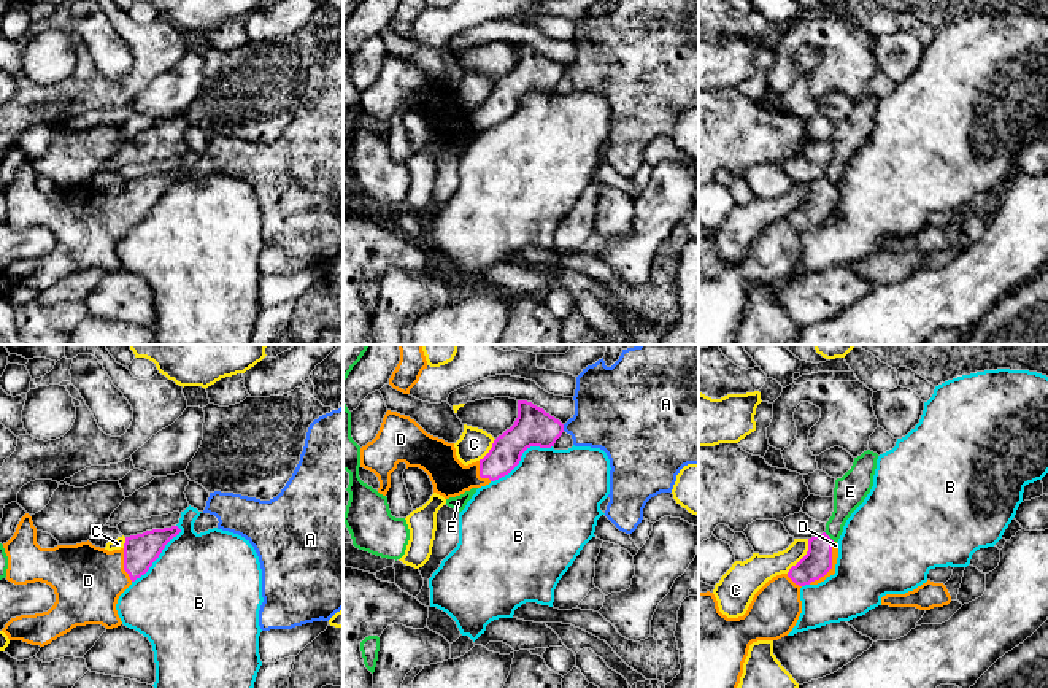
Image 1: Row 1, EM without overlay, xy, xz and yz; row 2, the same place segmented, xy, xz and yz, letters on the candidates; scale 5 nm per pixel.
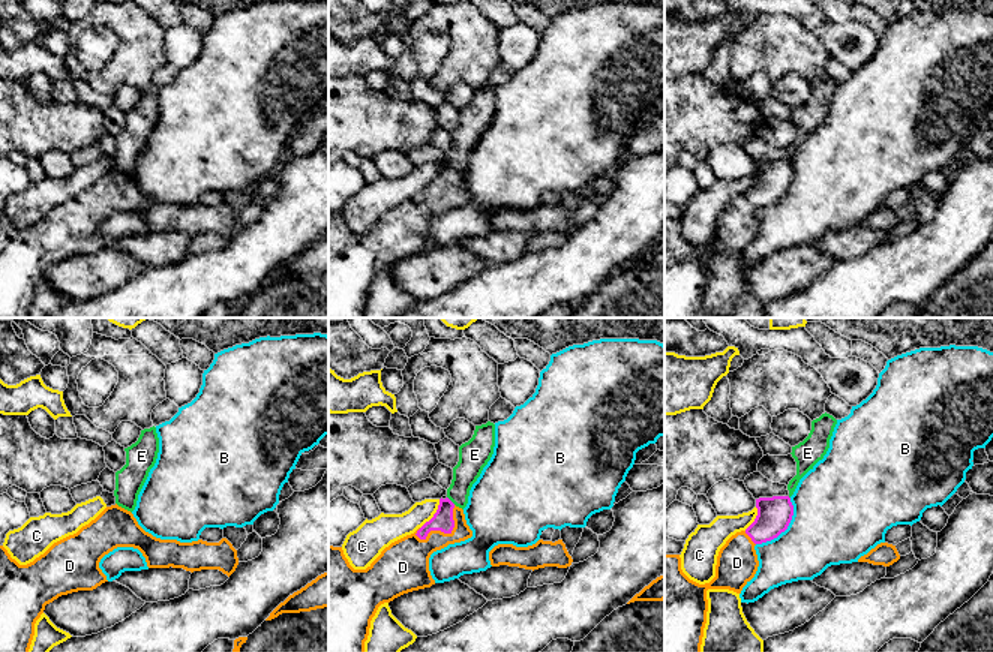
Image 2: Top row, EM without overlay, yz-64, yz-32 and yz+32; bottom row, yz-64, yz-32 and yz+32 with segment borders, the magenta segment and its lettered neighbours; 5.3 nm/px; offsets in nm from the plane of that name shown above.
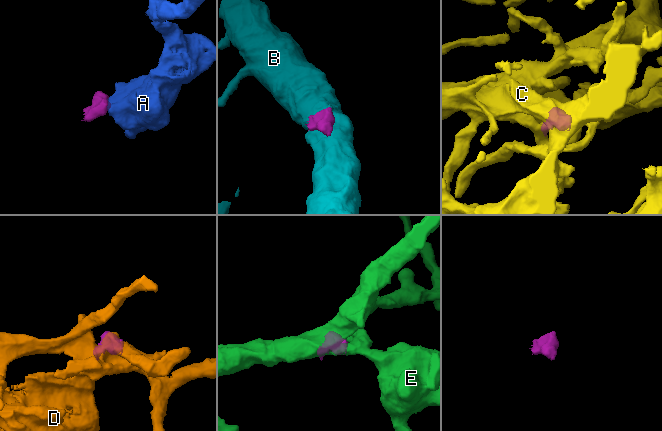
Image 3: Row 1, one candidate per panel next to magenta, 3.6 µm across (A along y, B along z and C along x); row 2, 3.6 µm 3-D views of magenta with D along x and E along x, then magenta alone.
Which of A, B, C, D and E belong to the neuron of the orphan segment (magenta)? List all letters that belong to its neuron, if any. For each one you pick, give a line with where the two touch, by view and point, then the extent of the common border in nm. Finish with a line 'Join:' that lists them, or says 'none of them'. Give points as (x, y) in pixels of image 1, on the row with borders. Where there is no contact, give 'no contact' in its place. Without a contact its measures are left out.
D: meets magenta in yz at (831, 566); contact 260 nm long
Join: D

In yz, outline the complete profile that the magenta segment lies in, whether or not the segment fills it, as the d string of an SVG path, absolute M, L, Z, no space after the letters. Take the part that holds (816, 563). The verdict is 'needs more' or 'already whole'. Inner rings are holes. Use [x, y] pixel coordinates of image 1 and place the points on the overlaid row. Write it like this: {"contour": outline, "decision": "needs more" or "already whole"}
{"contour": "M826 532L808 539L807 555L789 569L769 580L753 597L746 613L727 618L719 612L713 593L699 593L699 688L737 688L749 645L788 636L802 613L800 588L818 585L835 574L838 543Z", "decision": "needs more"}

